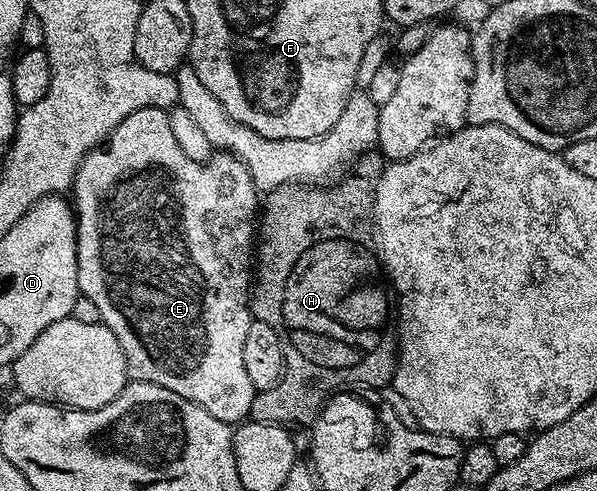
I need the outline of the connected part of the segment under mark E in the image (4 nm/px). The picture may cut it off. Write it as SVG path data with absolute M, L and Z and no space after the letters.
M158 107L140 108L132 112L110 133L103 145L89 150L79 164L72 183L72 205L78 223L78 289L81 297L92 300L100 311L103 326L120 340L124 348L126 377L136 382L160 384L184 400L192 400L227 424L238 424L249 419L252 400L256 393L248 372L244 369L244 336L252 321L250 295L252 293L252 251L256 246L256 215L260 210L260 191L250 178L249 168L241 158L225 152L215 153L207 162L188 160L180 152L180 144L172 136L172 124L166 110Z

